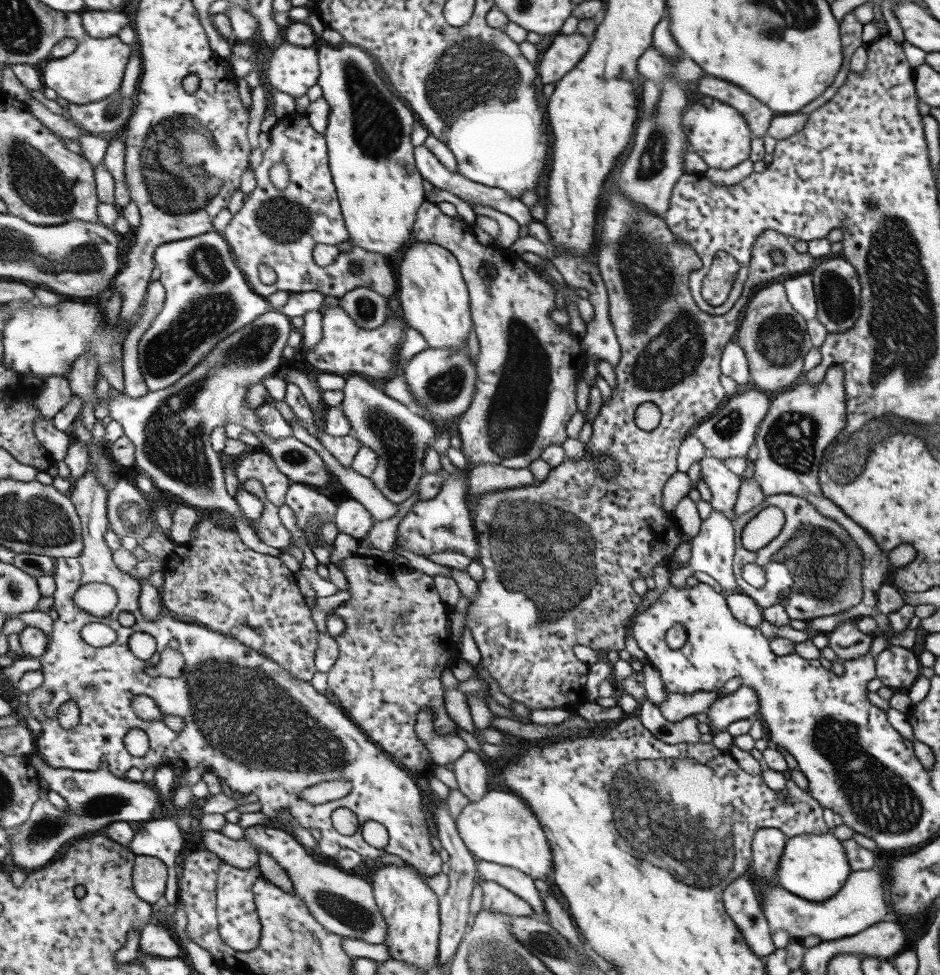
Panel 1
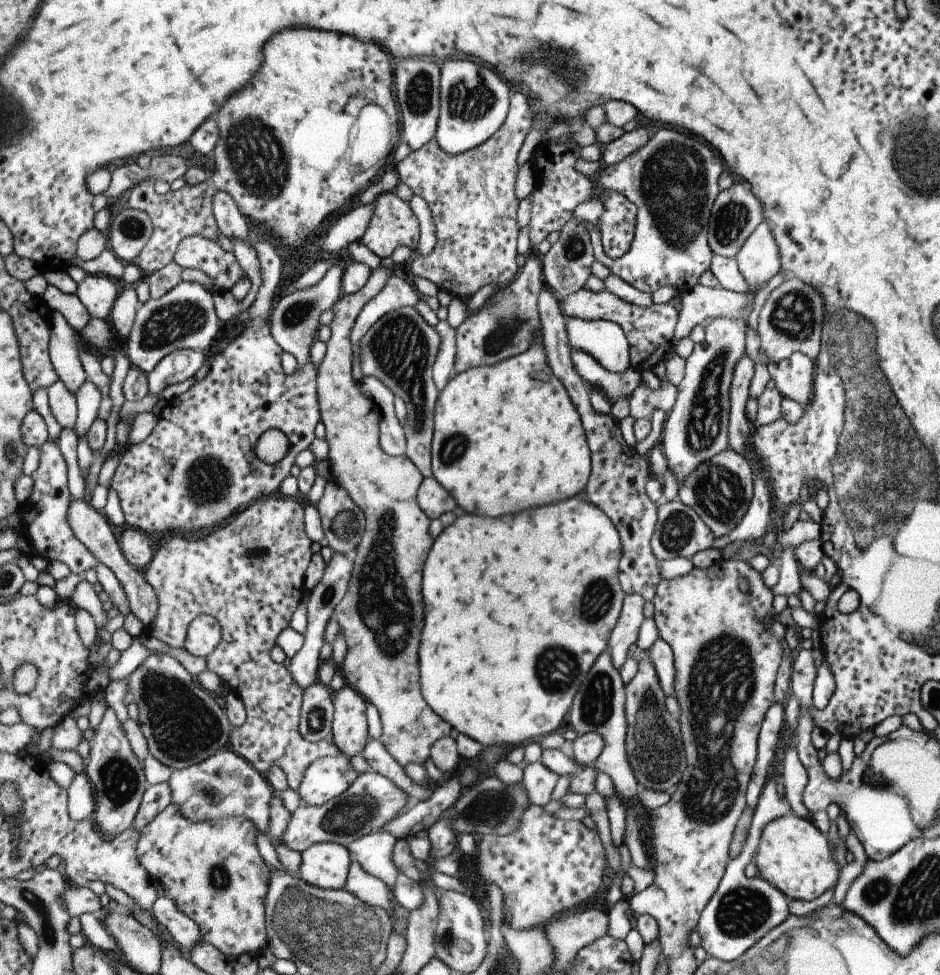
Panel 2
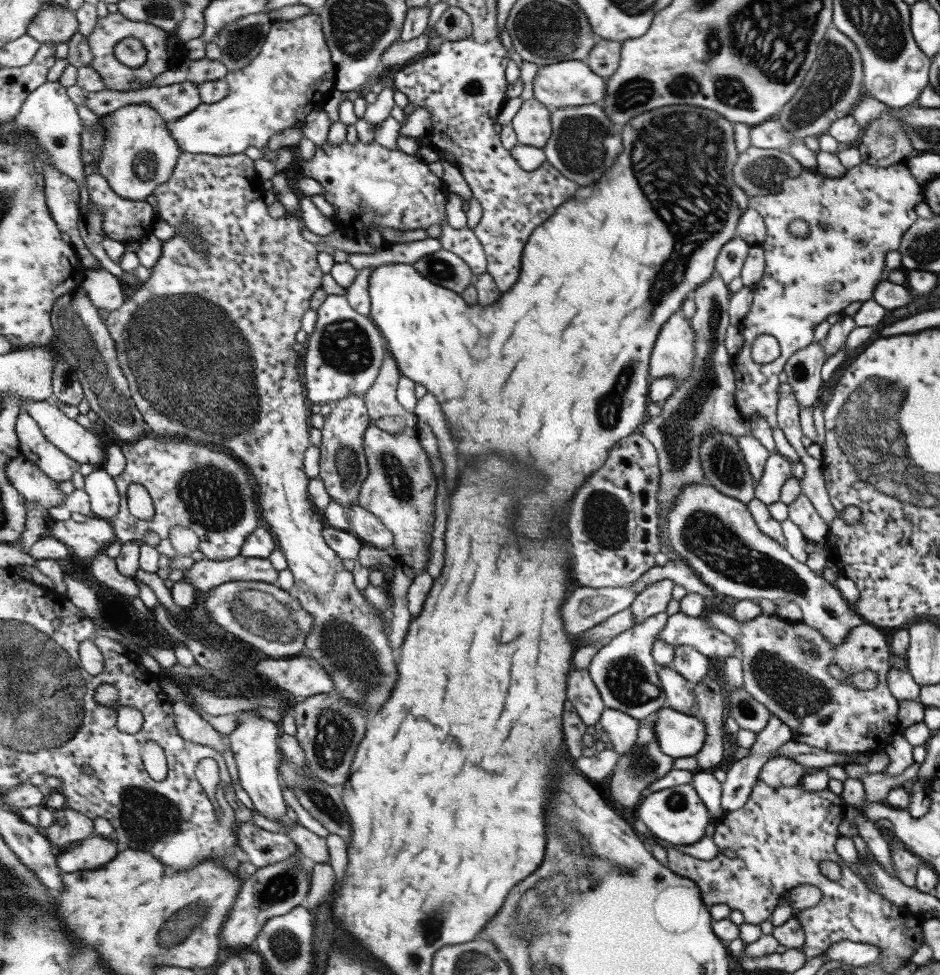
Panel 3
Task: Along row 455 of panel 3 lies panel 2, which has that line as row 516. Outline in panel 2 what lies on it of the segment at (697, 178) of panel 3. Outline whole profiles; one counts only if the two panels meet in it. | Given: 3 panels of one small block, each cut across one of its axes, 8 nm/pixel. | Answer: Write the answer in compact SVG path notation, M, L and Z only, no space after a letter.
M577 494L575 498L567 498L565 502L541 506L537 510L509 514L505 518L487 518L487 516L473 516L461 512L459 520L437 536L437 542L433 544L433 550L425 564L425 614L427 616L425 616L425 630L423 630L423 644L421 644L421 686L429 706L433 706L433 710L437 710L437 714L445 718L459 734L467 734L479 740L485 748L503 746L503 744L519 746L529 742L541 742L545 734L557 732L581 680L585 678L585 674L589 672L601 650L609 646L607 638L611 636L611 630L619 620L623 602L627 600L617 578L621 554L623 554L623 546L621 546L619 532L613 526L613 520L609 520L609 516L599 506L587 502L583 494Z

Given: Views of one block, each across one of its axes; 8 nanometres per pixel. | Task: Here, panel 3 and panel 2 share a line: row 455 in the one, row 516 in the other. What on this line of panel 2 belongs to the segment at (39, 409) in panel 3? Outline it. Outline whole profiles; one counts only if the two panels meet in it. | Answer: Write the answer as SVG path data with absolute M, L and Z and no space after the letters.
M71 500L71 506L69 506L69 522L71 522L71 528L73 532L79 536L79 540L103 562L107 564L111 570L115 570L117 578L121 578L125 590L127 590L127 596L129 596L129 602L131 602L131 608L133 608L133 614L145 624L145 628L149 628L157 614L159 614L159 598L157 598L157 592L155 588L145 580L145 574L135 568L127 556L123 556L123 550L119 548L119 542L117 542L117 536L113 532L113 524L109 522L107 516L103 516L101 512L93 510L87 500Z

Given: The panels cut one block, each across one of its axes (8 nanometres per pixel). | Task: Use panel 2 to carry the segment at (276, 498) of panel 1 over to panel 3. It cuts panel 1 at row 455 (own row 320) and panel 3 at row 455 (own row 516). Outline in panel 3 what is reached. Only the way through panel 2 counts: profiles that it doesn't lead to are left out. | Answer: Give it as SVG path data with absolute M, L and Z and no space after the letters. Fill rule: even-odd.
M151 432L139 442L121 442L121 448L129 464L121 476L115 476L121 492L121 512L111 520L119 542L141 544L149 530L163 540L171 538L173 526L189 526L201 538L203 556L221 562L241 556L249 536L259 530L259 524L265 524L263 516L257 512L259 492L257 486L251 484L245 462L237 462L225 452L215 452L215 448L193 442L173 442ZM131 484L143 484L151 492L157 506L153 520L141 520L131 514L127 496Z

